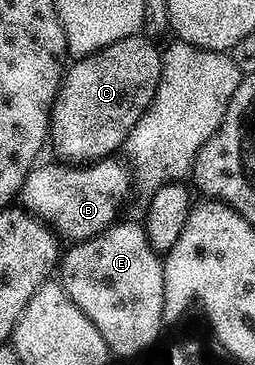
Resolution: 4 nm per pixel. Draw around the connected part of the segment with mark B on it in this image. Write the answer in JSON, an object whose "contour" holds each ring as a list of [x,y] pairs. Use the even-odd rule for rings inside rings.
{"contour":[[[120,159],[64,167],[68,169],[33,168],[24,181],[23,208],[47,221],[61,238],[69,237],[72,243],[83,243],[101,237],[121,220],[120,208],[132,189],[132,177],[134,181],[133,170],[123,160],[116,160]]]}

